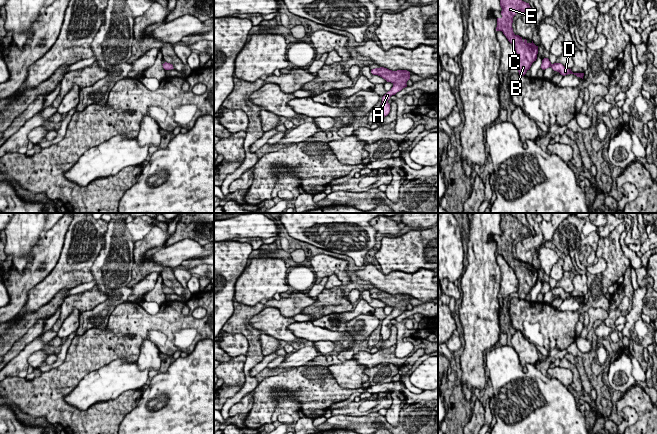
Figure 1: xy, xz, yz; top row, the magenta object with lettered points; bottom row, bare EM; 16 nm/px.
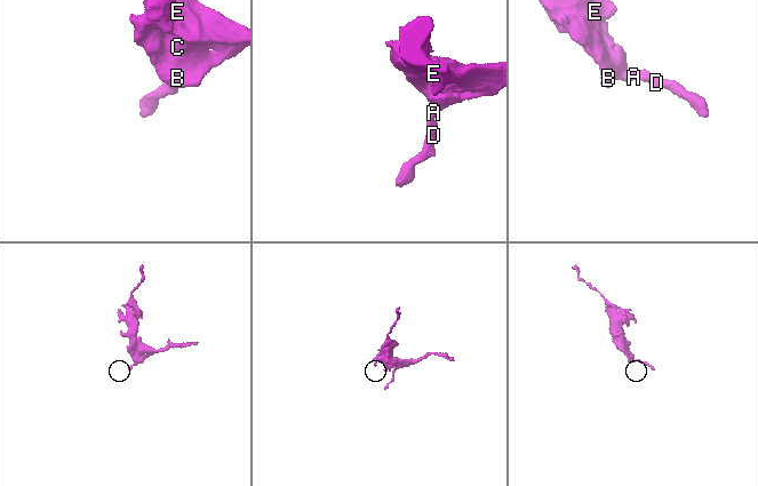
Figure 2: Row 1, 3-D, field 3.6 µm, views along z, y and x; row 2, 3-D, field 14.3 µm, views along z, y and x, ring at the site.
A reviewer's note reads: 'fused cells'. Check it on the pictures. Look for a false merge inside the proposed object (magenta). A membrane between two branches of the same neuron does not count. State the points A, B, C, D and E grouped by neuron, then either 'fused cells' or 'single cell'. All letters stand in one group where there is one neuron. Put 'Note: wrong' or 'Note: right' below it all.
groups A B C D E; single cell
Note: wrong

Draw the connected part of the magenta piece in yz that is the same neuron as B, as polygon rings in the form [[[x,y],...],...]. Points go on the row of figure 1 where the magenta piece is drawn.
[[[500,0],[502,8],[501,18],[497,18],[496,31],[502,31],[508,41],[514,46],[518,55],[519,75],[524,76],[530,69],[532,63],[536,61],[538,54],[538,46],[533,41],[528,43],[526,39],[522,39],[519,35],[515,35],[512,28],[513,17],[517,13],[523,14],[531,9],[529,3],[522,0]]]

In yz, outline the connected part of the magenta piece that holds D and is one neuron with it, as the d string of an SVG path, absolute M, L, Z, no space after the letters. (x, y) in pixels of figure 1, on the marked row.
M544 58L542 60L542 64L541 64L541 67L543 70L547 69L551 67L554 71L557 71L559 72L561 75L565 76L565 75L568 75L568 74L574 74L576 75L577 77L580 77L583 79L583 76L584 76L584 73L573 73L571 71L571 69L566 69L561 63L554 63L552 64L548 58Z

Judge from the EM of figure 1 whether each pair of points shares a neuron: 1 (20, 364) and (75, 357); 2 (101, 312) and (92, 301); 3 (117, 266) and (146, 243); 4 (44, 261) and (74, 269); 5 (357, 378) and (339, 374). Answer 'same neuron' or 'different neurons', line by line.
1: different neurons
2: different neurons
3: different neurons
4: different neurons
5: same neuron

